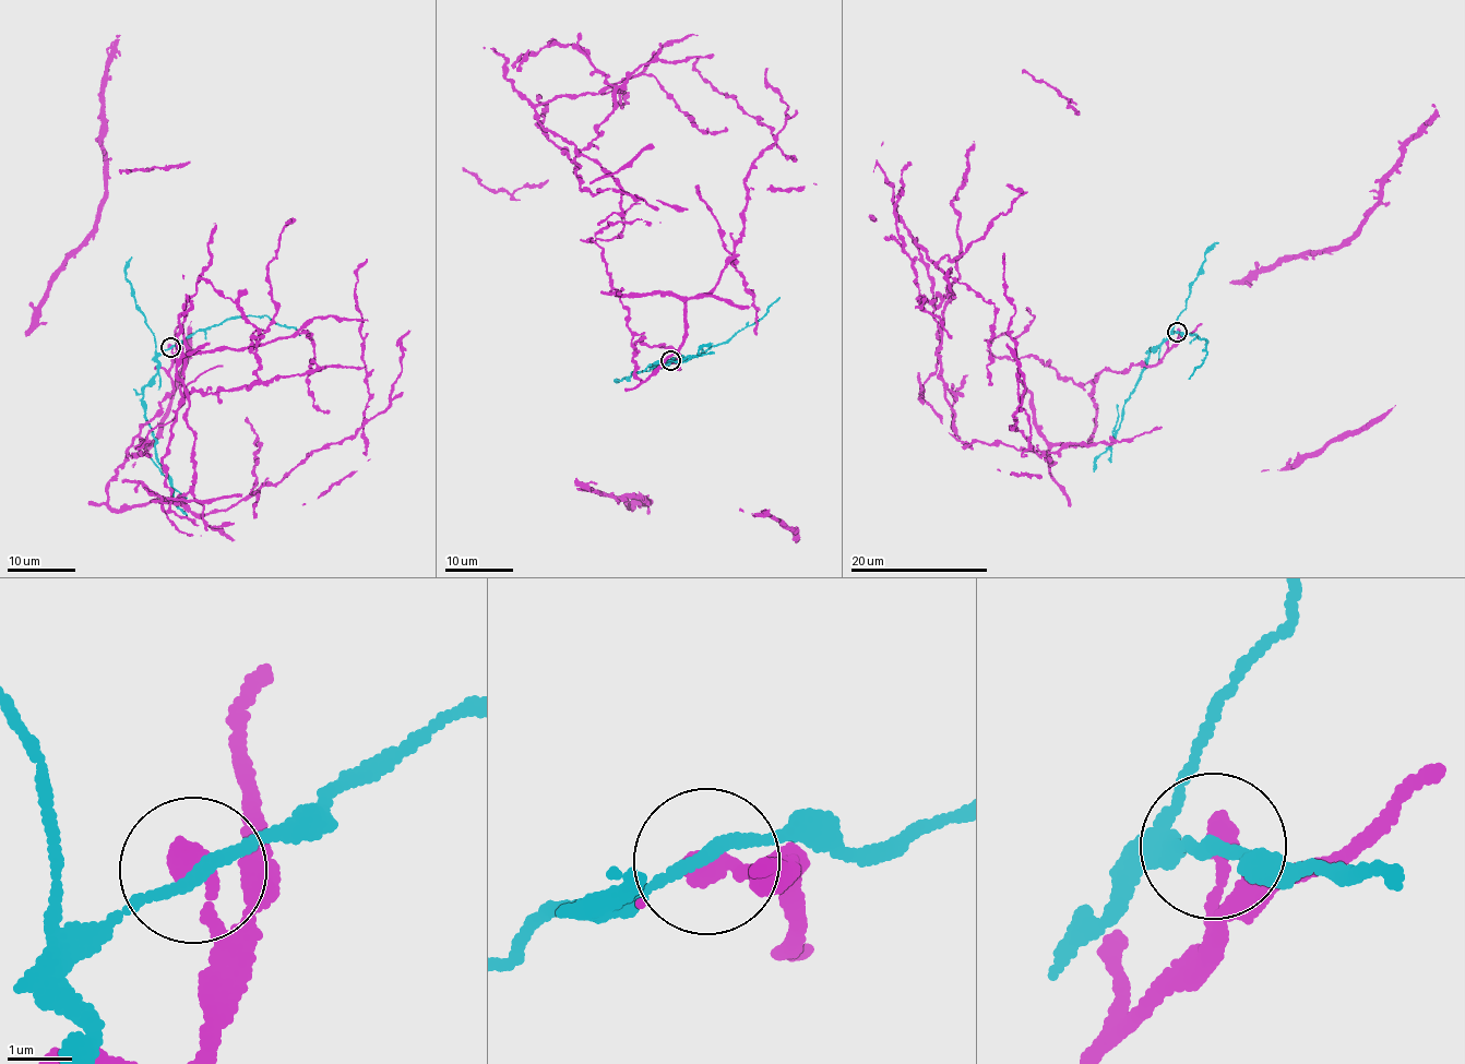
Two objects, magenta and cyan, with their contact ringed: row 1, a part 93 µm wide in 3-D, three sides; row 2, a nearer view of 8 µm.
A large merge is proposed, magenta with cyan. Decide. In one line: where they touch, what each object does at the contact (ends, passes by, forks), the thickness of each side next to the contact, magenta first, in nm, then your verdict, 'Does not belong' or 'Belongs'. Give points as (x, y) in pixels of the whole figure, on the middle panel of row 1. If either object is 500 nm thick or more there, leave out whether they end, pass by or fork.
Place: (670, 360). At the ring magenta ends. At the ring cyan passes by. Thickness 400 nm (magenta) against 190 nm. Does not belong

